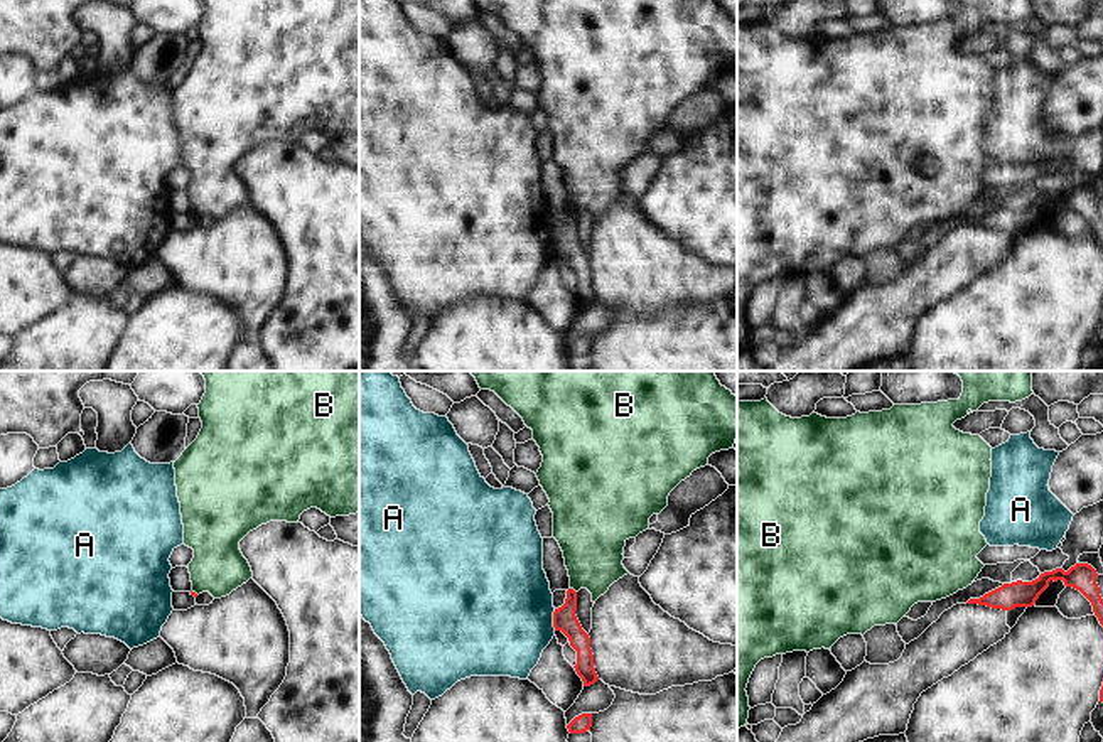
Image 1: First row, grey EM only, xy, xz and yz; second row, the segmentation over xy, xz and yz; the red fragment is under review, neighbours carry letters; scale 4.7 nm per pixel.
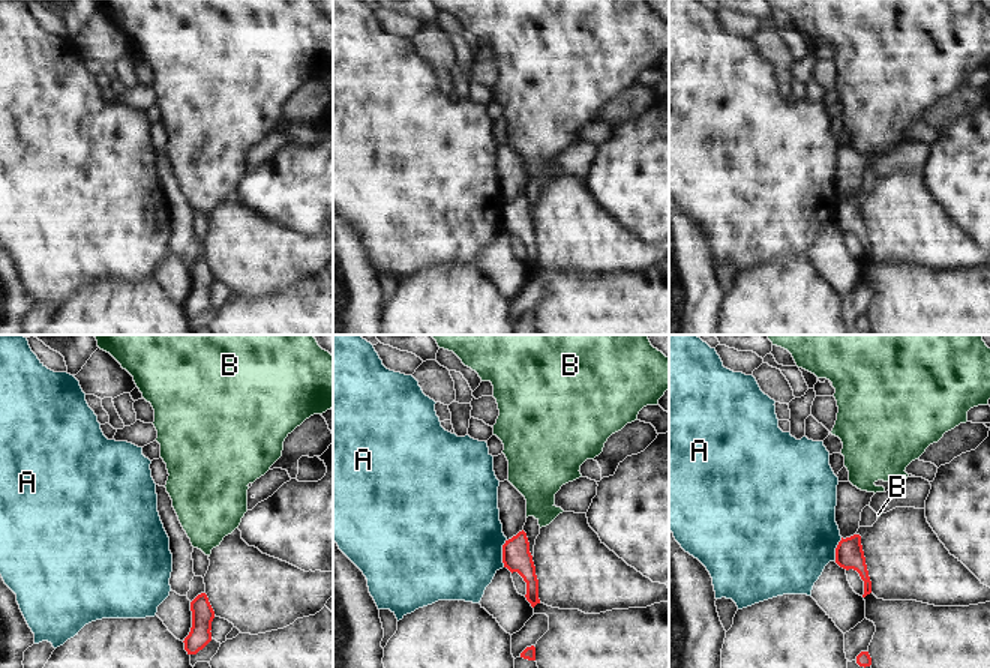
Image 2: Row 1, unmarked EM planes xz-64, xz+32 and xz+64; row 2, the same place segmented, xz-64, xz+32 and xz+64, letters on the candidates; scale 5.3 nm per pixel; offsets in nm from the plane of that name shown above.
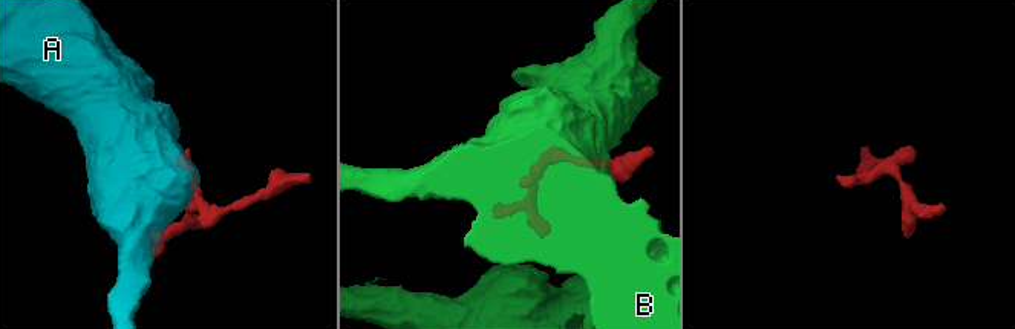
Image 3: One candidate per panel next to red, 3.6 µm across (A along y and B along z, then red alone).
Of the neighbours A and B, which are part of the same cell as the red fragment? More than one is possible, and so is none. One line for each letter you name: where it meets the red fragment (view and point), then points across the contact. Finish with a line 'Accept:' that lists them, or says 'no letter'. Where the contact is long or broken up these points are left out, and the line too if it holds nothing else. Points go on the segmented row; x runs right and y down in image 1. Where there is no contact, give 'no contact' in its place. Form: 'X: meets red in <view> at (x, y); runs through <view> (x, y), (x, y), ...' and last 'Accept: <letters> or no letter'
Accept: no letter

